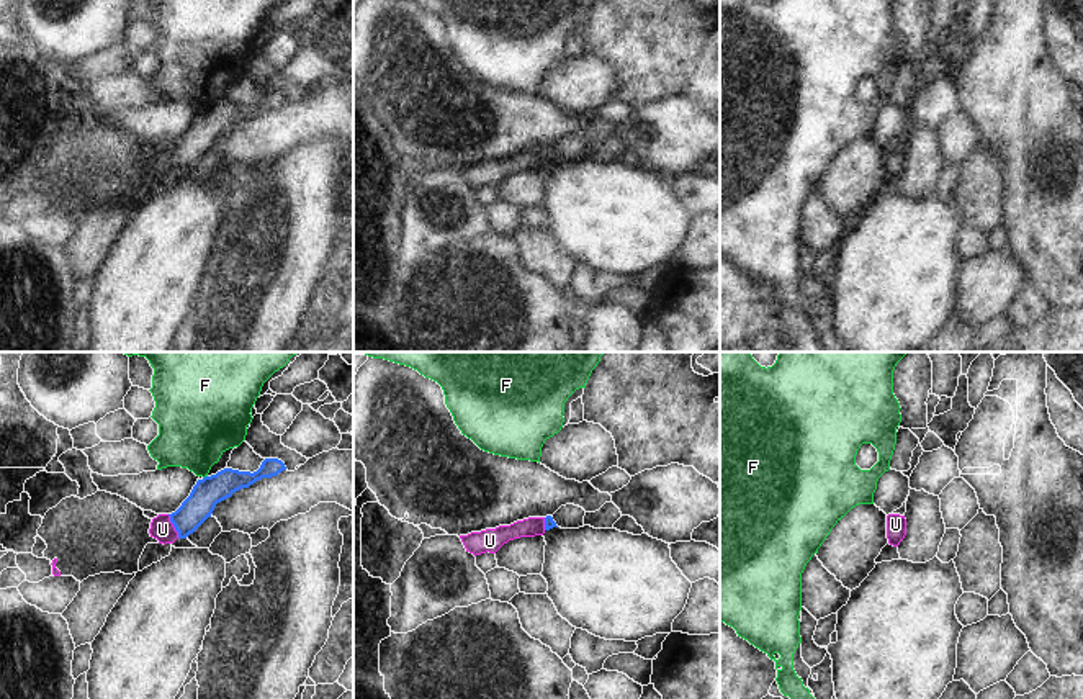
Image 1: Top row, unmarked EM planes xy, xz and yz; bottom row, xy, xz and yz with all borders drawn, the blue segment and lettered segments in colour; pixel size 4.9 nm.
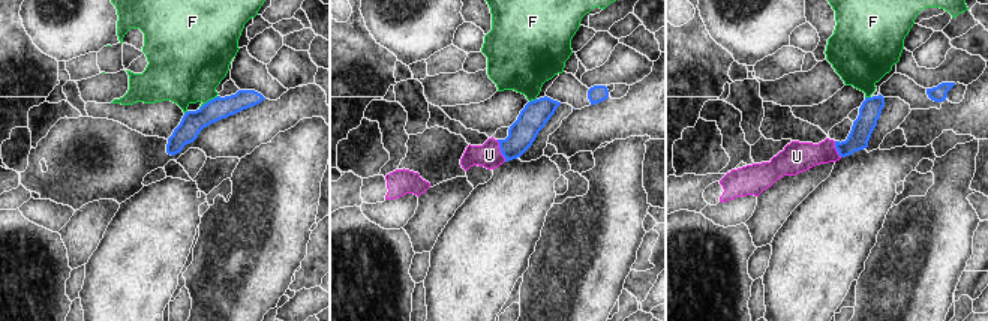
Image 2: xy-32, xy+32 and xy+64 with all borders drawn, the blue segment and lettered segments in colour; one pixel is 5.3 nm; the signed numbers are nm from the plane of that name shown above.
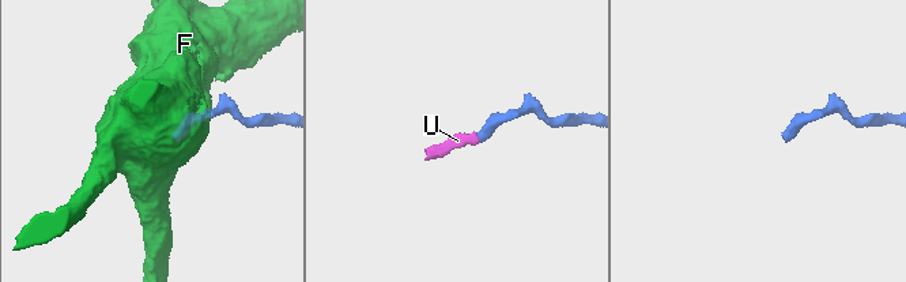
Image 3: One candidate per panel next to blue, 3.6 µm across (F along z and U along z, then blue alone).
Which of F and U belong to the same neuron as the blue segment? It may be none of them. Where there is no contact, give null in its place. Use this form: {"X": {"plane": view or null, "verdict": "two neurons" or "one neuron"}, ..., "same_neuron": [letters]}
{"F": {"plane": "xy", "verdict": "two neurons"}, "U": {"plane": "xy", "verdict": "one neuron"}, "same_neuron": ["U"]}

